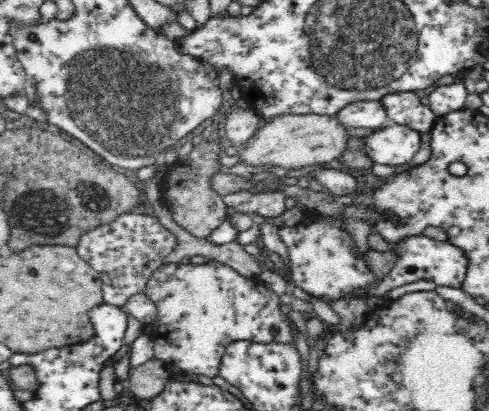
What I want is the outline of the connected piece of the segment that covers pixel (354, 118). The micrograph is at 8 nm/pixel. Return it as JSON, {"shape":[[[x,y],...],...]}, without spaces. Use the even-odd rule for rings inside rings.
{"shape":[[[359,101],[340,110],[336,117],[346,128],[379,128],[387,113],[380,101]]]}

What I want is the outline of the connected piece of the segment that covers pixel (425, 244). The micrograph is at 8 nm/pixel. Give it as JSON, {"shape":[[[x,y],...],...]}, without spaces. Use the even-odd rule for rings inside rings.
{"shape":[[[410,236],[400,240],[400,243],[391,244],[391,251],[397,255],[397,260],[391,271],[374,287],[367,298],[370,296],[382,297],[386,292],[393,288],[410,284],[418,280],[432,280],[438,286],[451,286],[461,288],[466,270],[468,270],[468,257],[464,250],[453,246],[450,242],[440,241],[434,238],[420,236]]]}

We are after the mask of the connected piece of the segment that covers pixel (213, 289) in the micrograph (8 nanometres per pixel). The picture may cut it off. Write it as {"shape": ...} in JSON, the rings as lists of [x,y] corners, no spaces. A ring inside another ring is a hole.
{"shape":[[[214,260],[202,264],[169,263],[158,267],[148,279],[145,295],[157,308],[156,327],[150,332],[154,340],[154,354],[158,360],[171,362],[184,372],[206,375],[218,380],[219,366],[226,346],[231,342],[254,341],[294,343],[293,328],[280,308],[278,295],[262,284],[255,284],[232,267]]]}

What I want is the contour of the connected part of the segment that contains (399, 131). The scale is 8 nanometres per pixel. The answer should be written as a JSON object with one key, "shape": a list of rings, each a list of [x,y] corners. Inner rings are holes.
{"shape":[[[394,123],[364,137],[364,151],[372,159],[372,164],[396,167],[408,164],[420,150],[420,133],[408,126]]]}

